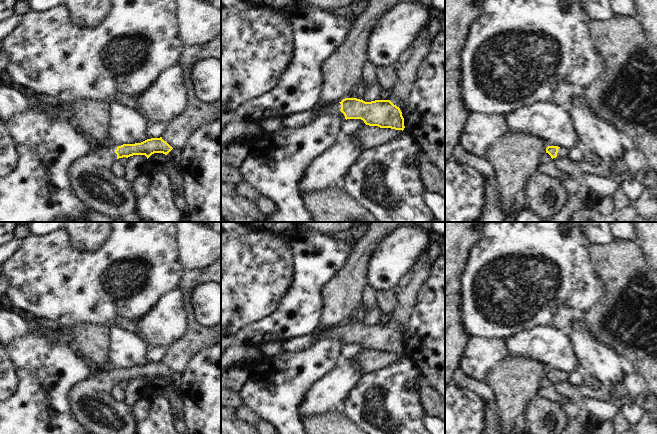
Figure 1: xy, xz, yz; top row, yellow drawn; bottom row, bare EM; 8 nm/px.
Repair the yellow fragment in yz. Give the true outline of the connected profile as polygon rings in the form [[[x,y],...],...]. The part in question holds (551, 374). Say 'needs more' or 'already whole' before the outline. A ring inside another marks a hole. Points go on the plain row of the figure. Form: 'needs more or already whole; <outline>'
needs more; [[[548,370],[546,372],[546,377],[548,377],[551,382],[566,381],[569,379],[569,375],[565,372],[560,372],[558,370]]]

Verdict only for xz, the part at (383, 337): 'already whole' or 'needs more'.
needs more

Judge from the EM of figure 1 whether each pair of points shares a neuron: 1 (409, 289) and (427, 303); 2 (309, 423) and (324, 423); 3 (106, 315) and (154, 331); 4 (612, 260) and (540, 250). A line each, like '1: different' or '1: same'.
1: different
2: same
3: different
4: different

